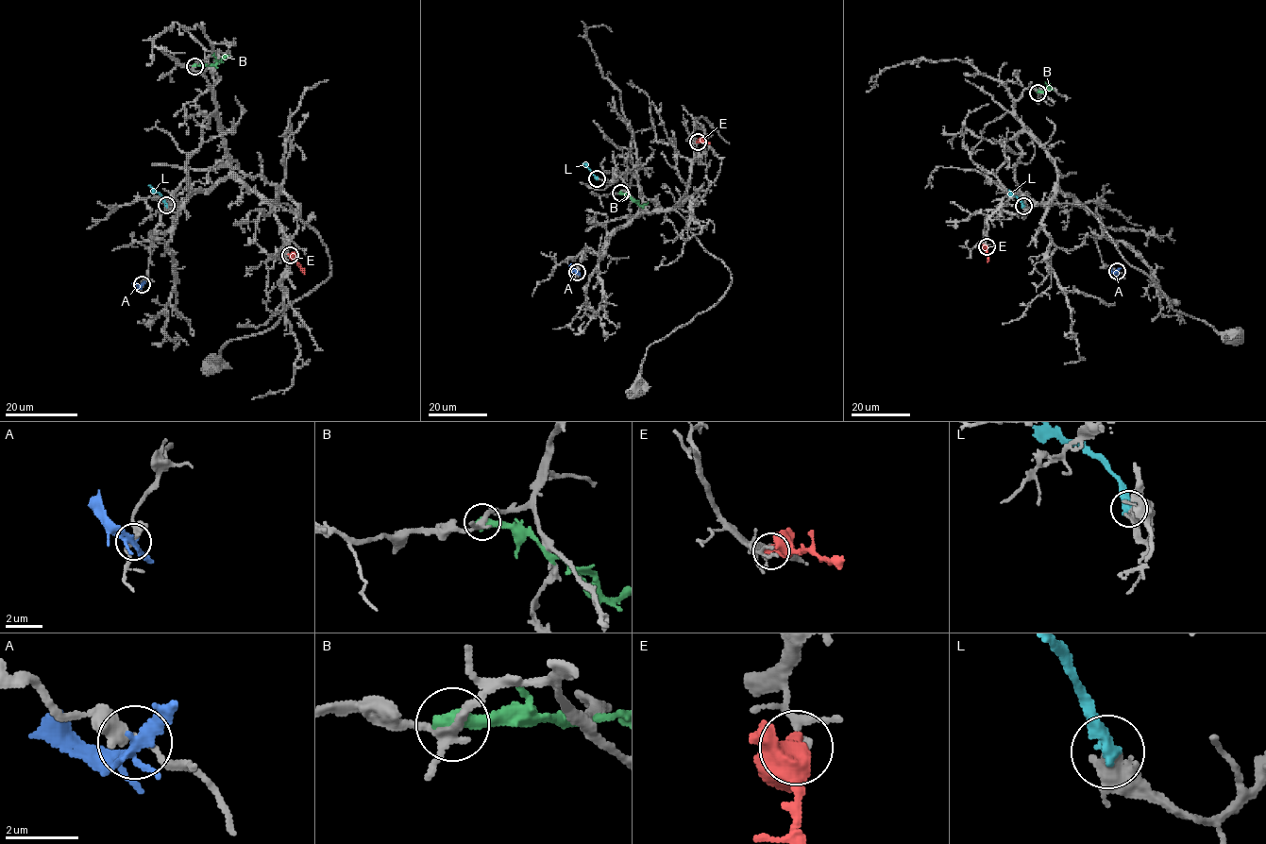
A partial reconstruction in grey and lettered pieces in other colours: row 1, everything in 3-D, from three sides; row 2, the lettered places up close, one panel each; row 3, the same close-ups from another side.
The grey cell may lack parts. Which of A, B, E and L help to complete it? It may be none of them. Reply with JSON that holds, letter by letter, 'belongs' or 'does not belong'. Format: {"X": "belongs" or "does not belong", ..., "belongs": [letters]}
{"A": "does not belong", "B": "does not belong", "E": "does not belong", "L": "belongs", "belongs": ["L"]}

